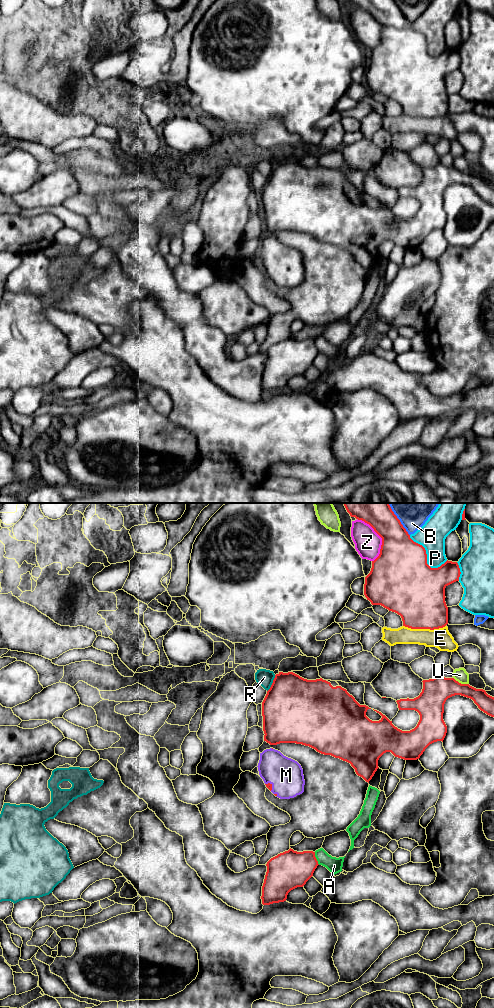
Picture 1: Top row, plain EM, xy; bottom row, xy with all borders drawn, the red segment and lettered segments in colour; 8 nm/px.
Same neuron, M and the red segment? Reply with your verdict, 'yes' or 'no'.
yes

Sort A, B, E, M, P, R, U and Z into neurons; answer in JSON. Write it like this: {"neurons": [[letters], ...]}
{"neurons": [["A"], ["B"], ["E"], ["M"], ["P"], ["R"], ["U"], ["Z"]]}

